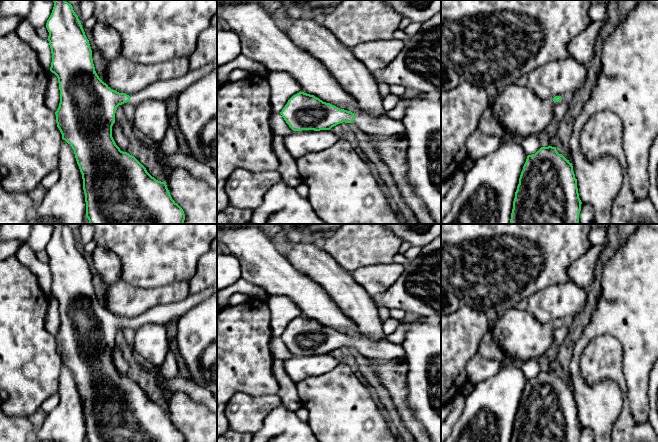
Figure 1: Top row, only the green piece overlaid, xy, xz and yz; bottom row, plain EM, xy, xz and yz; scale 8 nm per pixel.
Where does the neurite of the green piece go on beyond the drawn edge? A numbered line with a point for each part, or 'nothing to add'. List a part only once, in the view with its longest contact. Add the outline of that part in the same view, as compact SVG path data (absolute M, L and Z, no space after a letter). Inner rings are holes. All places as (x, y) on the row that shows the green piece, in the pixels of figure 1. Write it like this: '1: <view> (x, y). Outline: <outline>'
1: xz (382, 126). Outline: M386 112L380 116L370 116L365 113L354 115L355 118L351 124L369 135L388 137L405 134L406 129L402 120L395 120Z

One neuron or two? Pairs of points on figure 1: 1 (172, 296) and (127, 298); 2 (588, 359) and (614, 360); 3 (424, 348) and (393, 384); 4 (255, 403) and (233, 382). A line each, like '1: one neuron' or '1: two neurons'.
1: one neuron
2: one neuron
3: two neurons
4: two neurons

